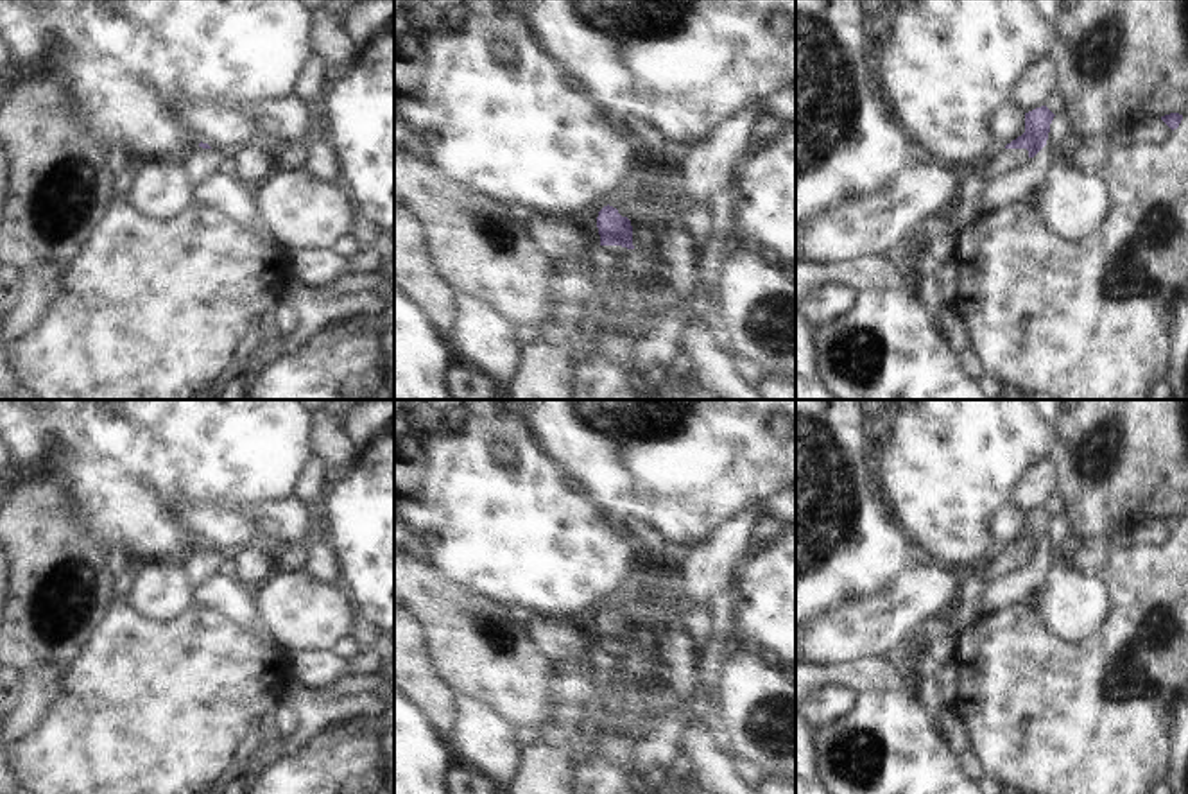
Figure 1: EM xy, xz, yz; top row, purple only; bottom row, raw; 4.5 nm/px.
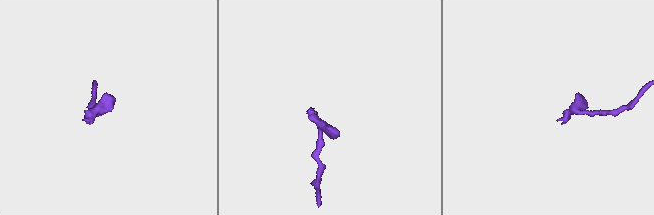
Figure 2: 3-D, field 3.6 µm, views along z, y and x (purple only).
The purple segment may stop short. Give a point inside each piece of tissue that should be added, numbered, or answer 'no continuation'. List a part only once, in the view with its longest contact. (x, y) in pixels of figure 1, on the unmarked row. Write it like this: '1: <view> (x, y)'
1: xz (590, 622)

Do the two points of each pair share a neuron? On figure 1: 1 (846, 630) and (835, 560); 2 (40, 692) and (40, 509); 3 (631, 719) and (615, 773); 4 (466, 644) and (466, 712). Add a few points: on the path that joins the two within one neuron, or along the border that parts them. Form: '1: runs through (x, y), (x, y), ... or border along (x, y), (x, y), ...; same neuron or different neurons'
1: border along (882, 592), (875, 599), (846, 604), (814, 626); different neurons
2: runs through (40, 647), (25, 597), (40, 554); same neuron
3: border along (654, 698), (649, 721), (640, 730), (611, 730); different neurons
4: border along (457, 692), (482, 701), (504, 717); different neurons

